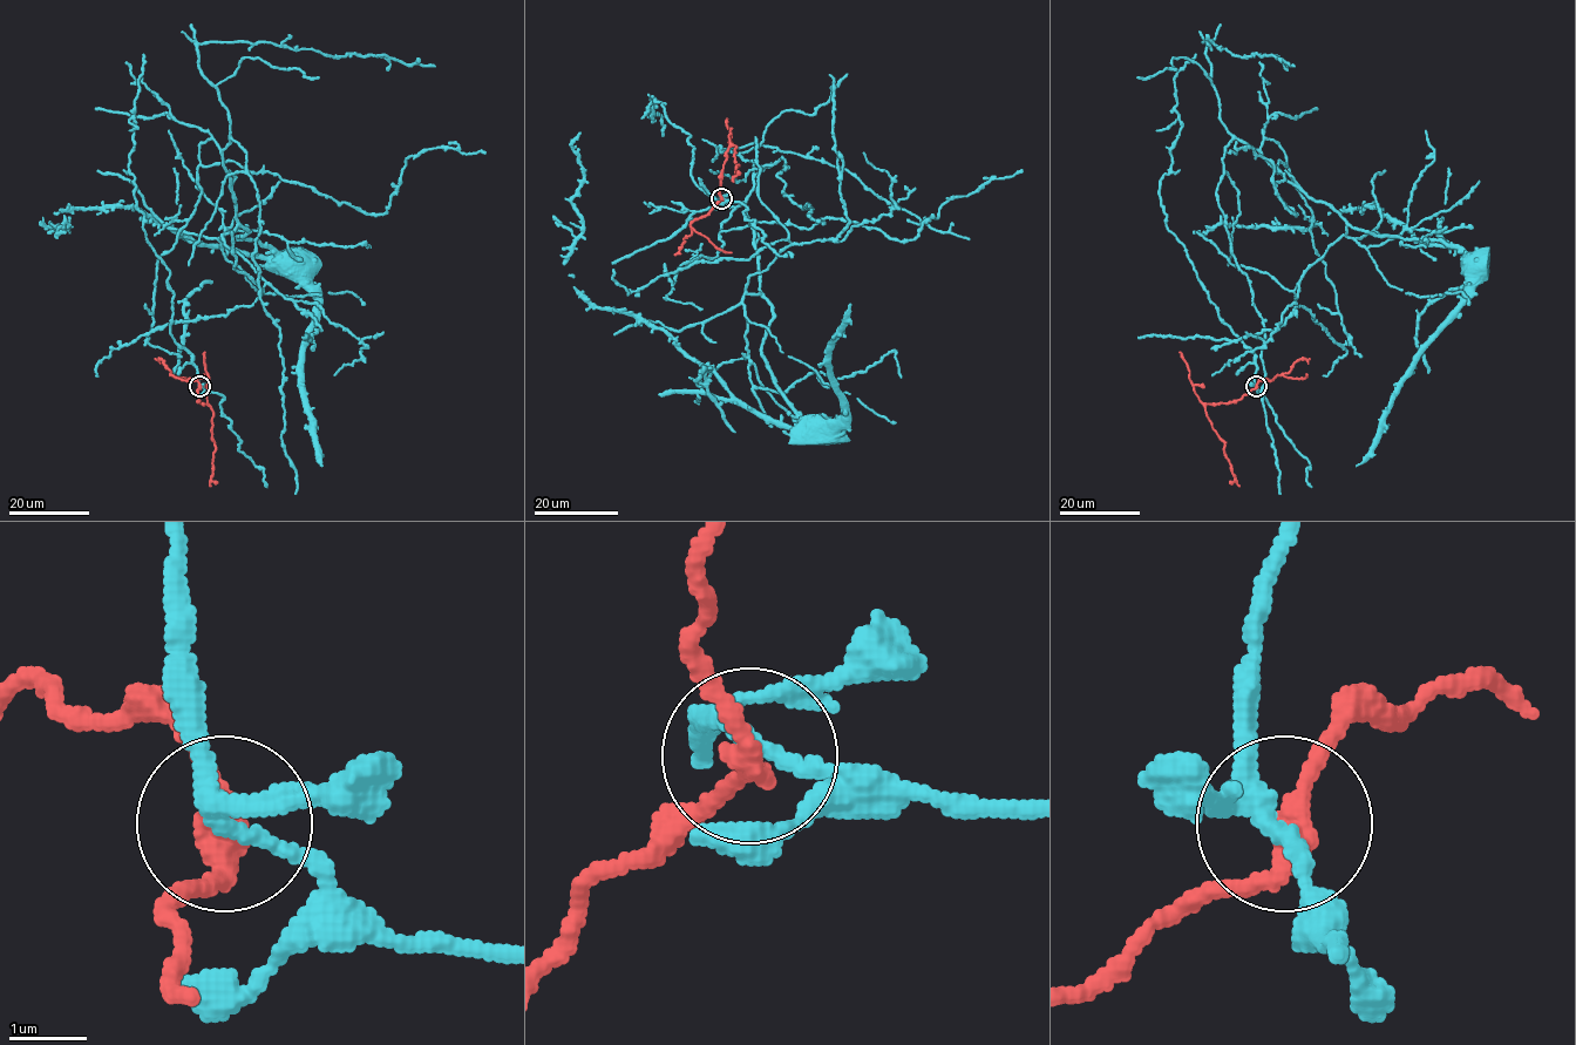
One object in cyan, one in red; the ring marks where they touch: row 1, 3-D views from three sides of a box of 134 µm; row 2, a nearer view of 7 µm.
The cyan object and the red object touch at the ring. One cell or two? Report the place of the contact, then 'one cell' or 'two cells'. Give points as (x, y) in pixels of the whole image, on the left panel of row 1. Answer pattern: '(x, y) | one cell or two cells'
(199, 386) | two cells

